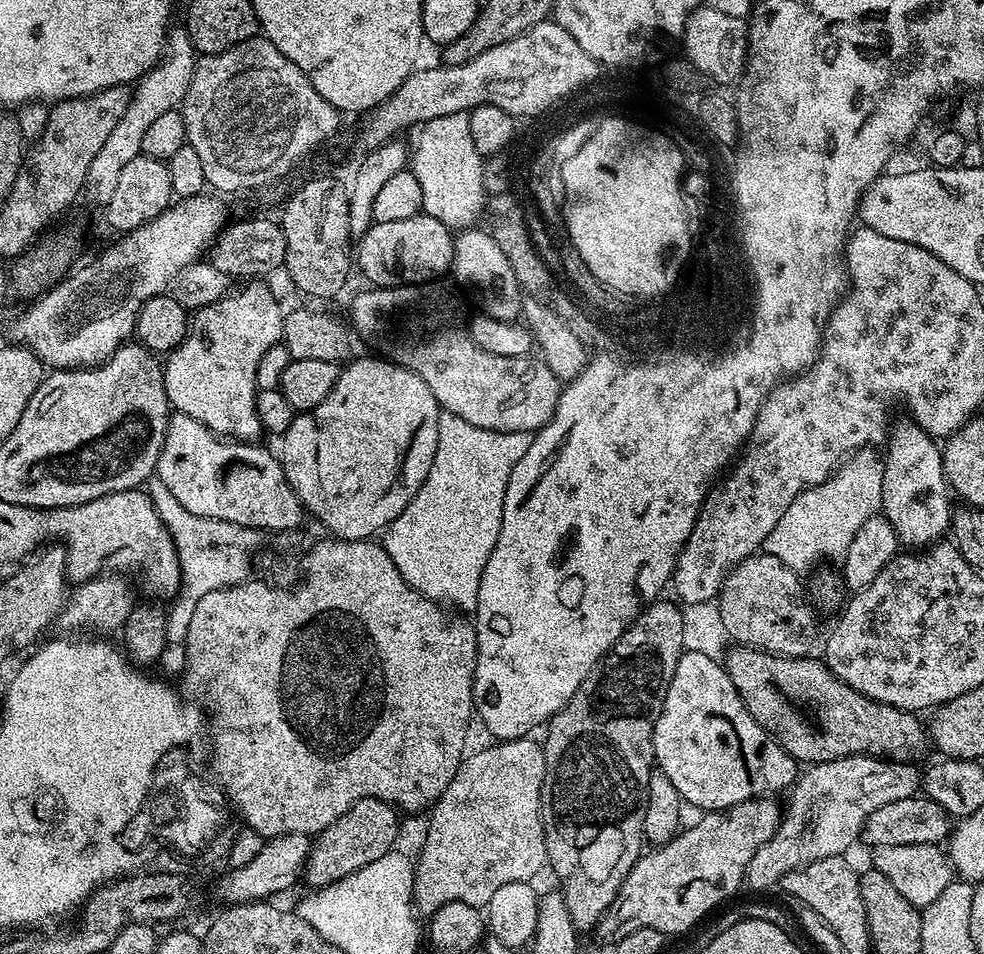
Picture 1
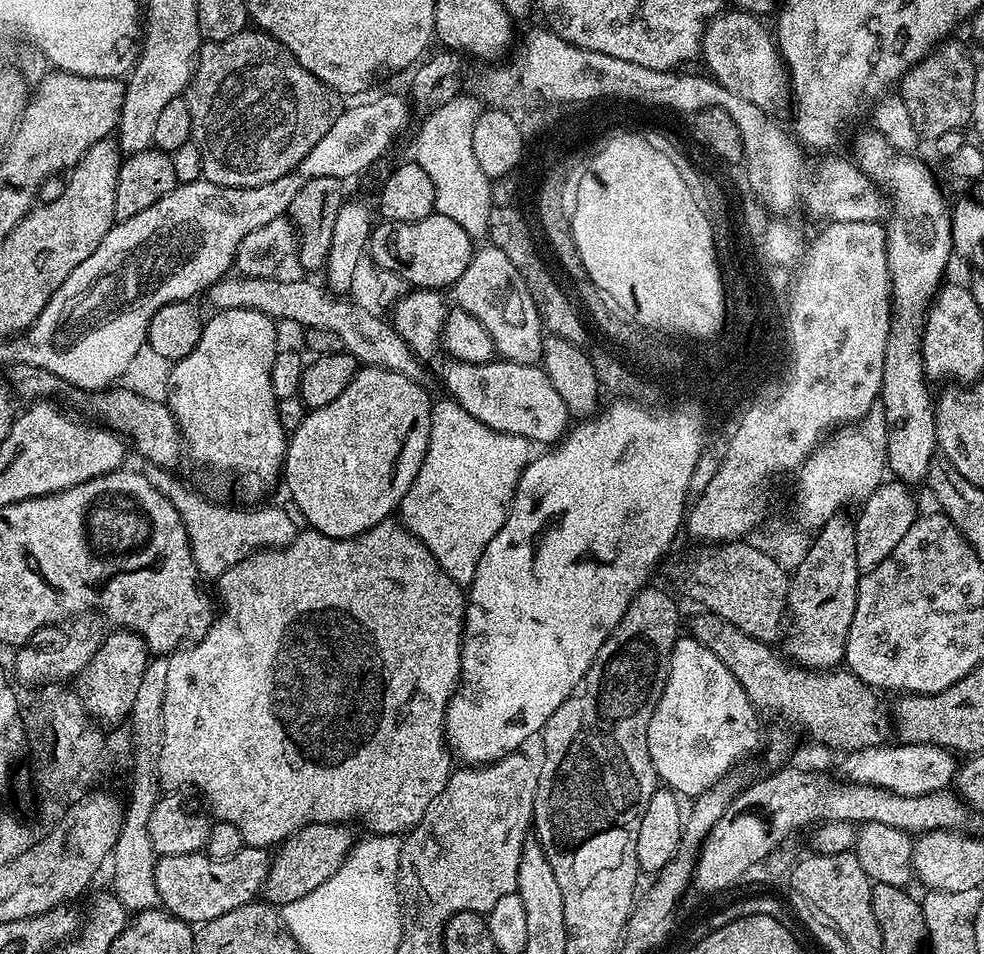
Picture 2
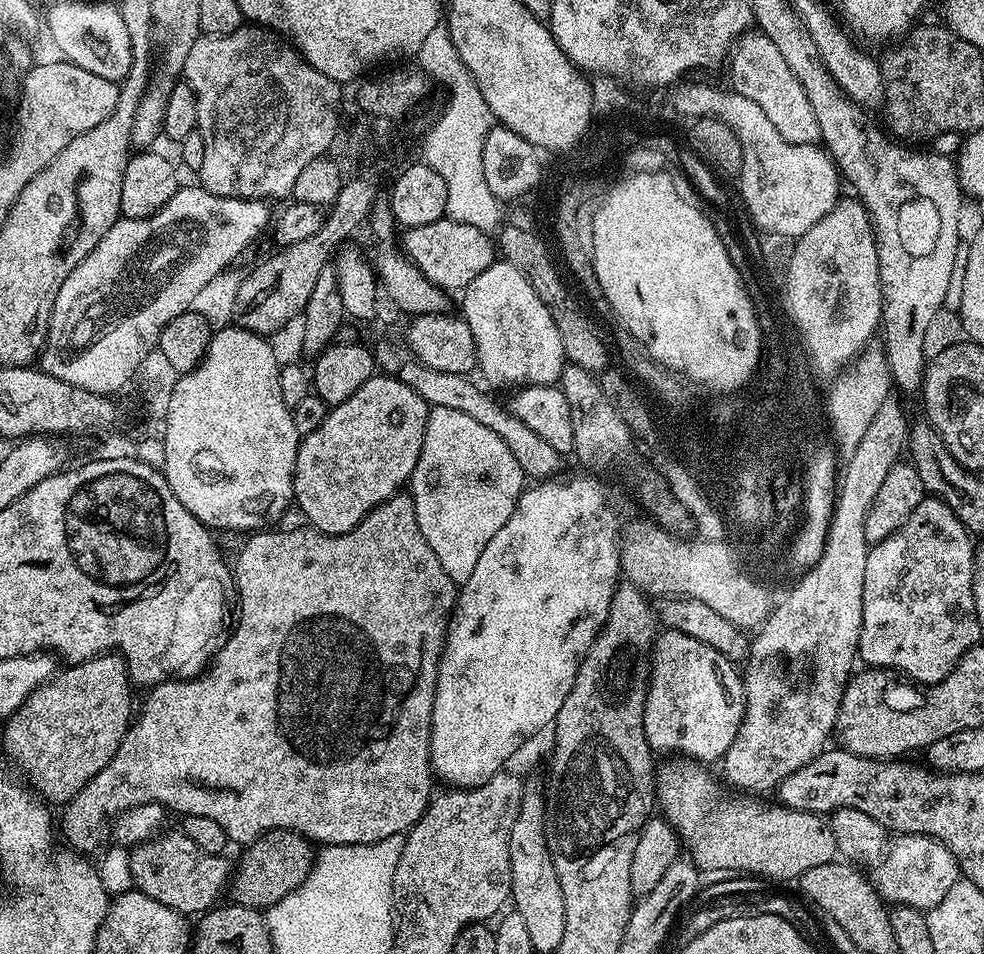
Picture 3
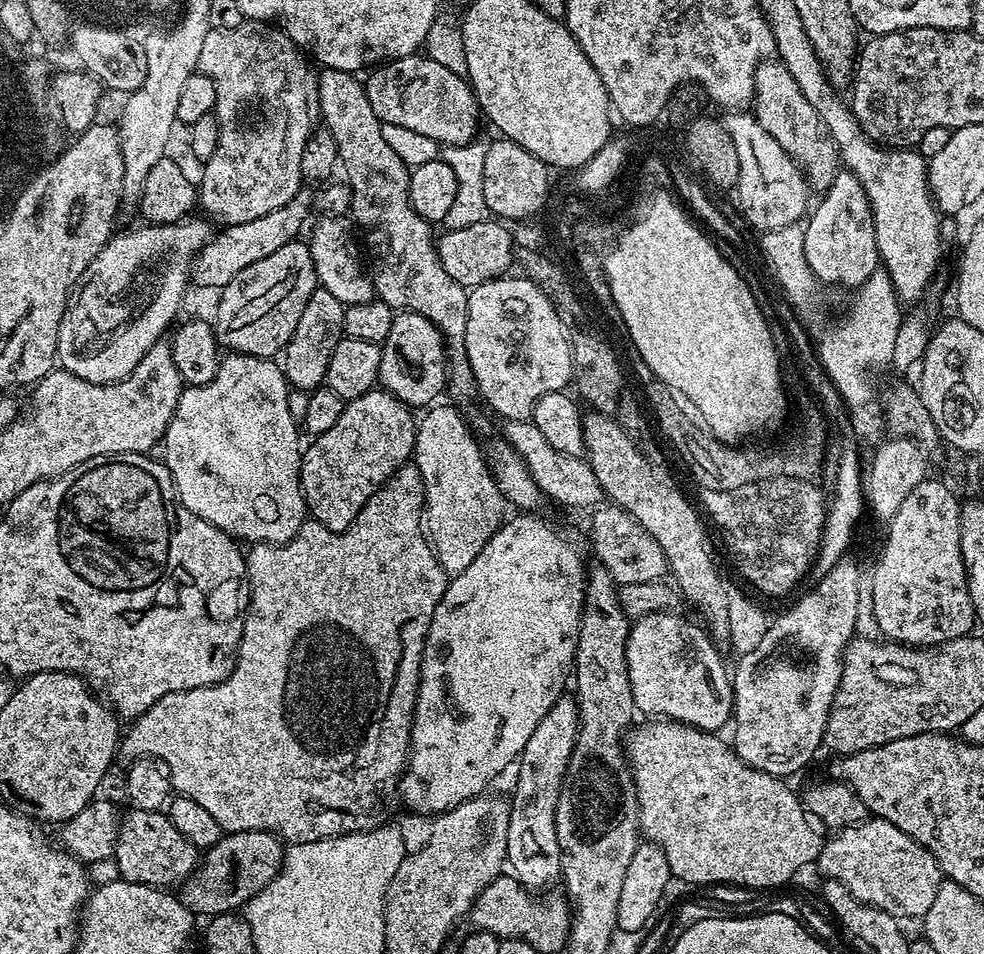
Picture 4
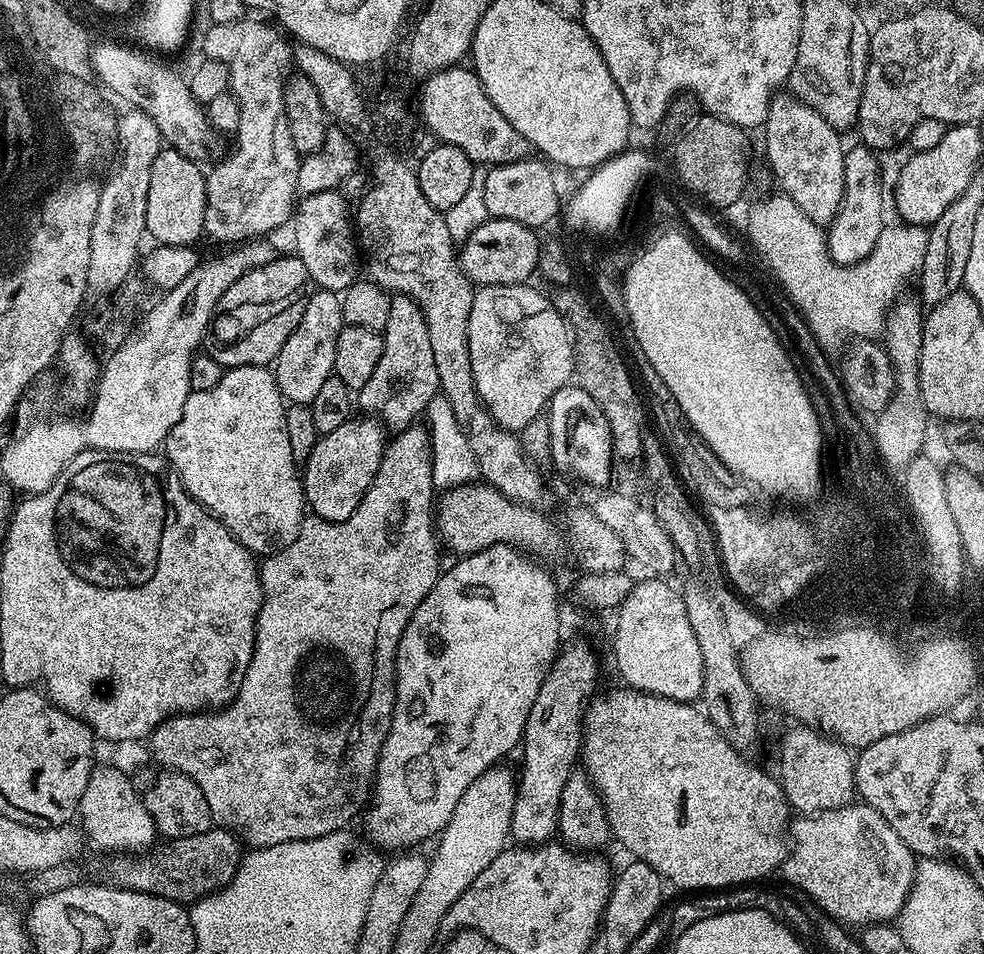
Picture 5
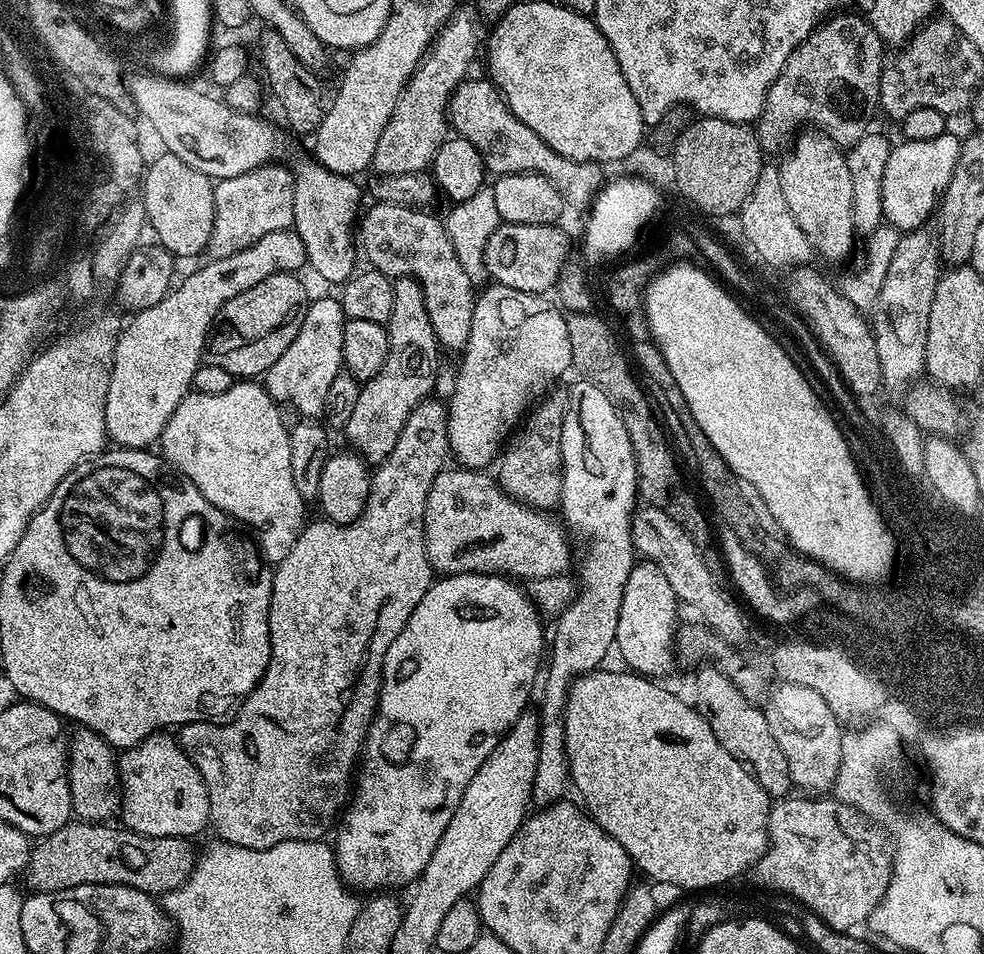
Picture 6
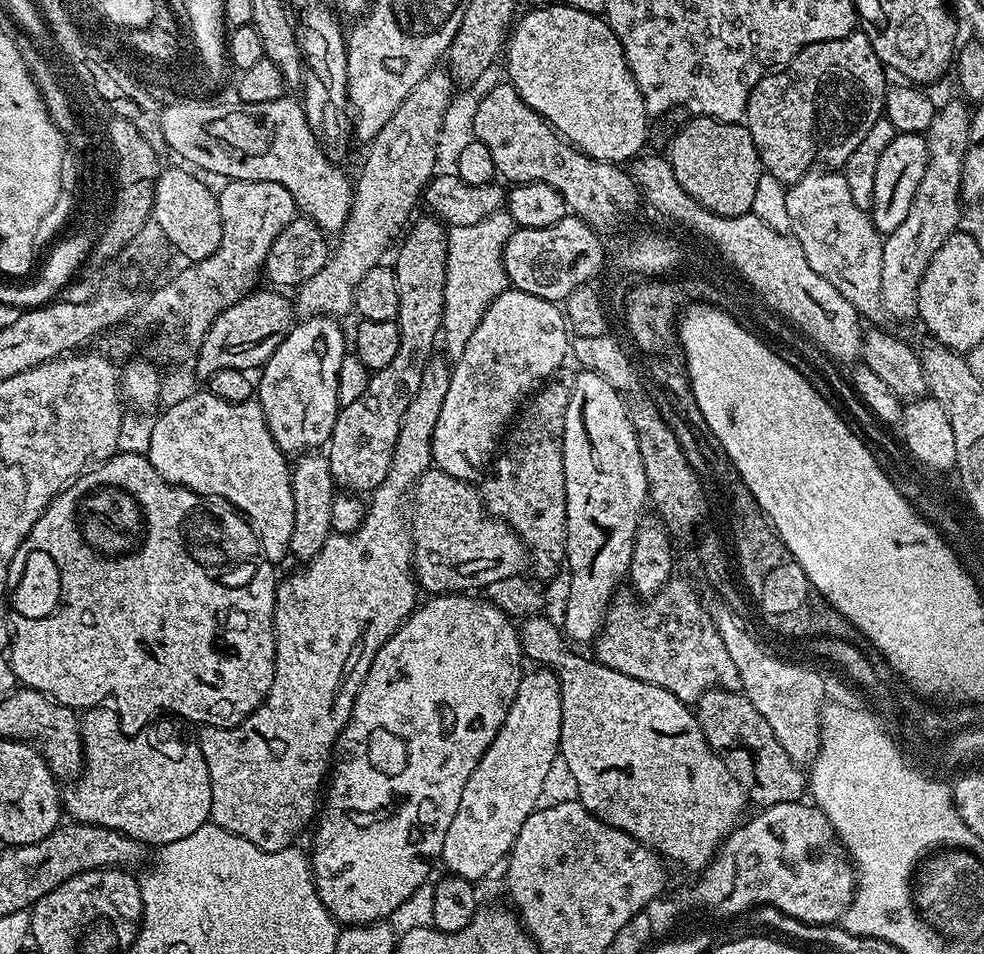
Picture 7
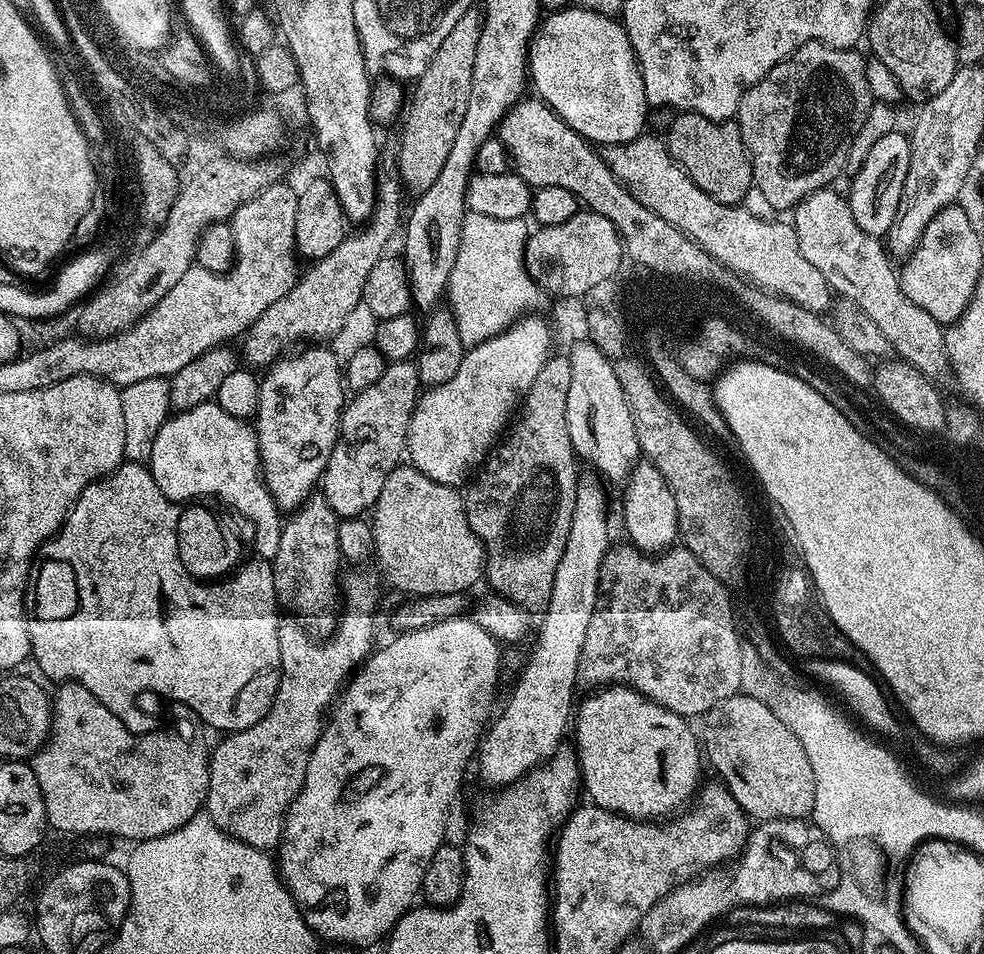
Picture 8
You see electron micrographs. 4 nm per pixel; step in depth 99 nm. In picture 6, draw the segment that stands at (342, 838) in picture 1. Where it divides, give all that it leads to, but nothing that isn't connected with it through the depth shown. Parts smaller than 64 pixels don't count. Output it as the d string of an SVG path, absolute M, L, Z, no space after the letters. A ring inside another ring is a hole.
M69 822L43 837L28 854L29 889L57 892L83 884L121 884L149 894L163 894L186 882L198 855L189 837L143 836L123 826L112 826L108 822Z

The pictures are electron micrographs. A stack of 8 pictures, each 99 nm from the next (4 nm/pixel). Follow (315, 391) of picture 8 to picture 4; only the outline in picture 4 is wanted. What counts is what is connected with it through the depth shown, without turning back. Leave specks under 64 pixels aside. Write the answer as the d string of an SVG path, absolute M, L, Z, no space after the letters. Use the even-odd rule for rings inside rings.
M318 286L314 294L310 294L310 302L306 302L306 310L302 310L302 318L298 318L298 326L294 326L294 334L282 353L284 379L292 388L311 390L324 384L330 354L334 354L334 346L338 346L338 342L345 337L345 309L346 306L338 302L330 290Z

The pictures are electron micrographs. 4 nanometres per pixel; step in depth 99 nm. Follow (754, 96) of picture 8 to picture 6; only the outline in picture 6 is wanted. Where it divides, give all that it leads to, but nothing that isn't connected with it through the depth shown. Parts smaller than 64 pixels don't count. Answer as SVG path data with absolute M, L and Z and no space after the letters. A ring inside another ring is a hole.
M833 14L820 23L793 50L790 58L782 66L776 81L768 87L768 97L764 100L764 111L761 112L758 121L760 147L765 153L771 154L776 151L779 153L789 143L793 133L801 126L815 126L829 136L835 144L841 146L857 144L870 131L868 119L875 113L877 114L880 102L879 78L882 63L882 53L880 54L882 41L863 16L859 14L840 15Z

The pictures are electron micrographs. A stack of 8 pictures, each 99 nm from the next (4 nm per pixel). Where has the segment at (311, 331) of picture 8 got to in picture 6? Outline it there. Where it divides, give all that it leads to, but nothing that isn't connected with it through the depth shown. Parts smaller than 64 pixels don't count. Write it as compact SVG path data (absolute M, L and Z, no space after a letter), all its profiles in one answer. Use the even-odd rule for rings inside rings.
M461 6L452 13L452 17L445 22L436 39L432 41L431 48L420 61L418 67L413 70L412 77L408 79L407 86L402 90L398 102L394 106L394 114L382 130L382 138L378 138L378 150L374 150L372 168L381 176L402 175L404 172L423 172L431 165L438 146L449 135L450 123L448 116L449 96L461 84L461 81L469 75L468 67L476 56L476 47L481 47L482 36L476 33L476 20L478 12L475 7Z

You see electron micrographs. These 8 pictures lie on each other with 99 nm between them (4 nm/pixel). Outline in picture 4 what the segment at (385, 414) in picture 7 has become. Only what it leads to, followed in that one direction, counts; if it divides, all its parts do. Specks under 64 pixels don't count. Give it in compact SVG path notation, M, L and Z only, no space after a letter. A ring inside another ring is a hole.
M396 312L390 332L382 343L379 387L394 394L394 398L409 408L420 410L431 405L439 392L445 391L447 382L448 353L444 346L444 335L436 329L434 322L422 318L422 314Z

